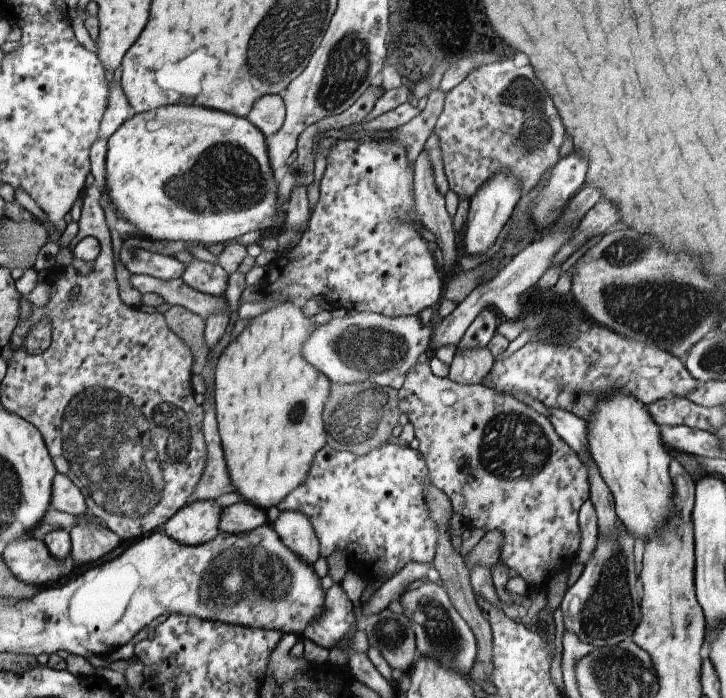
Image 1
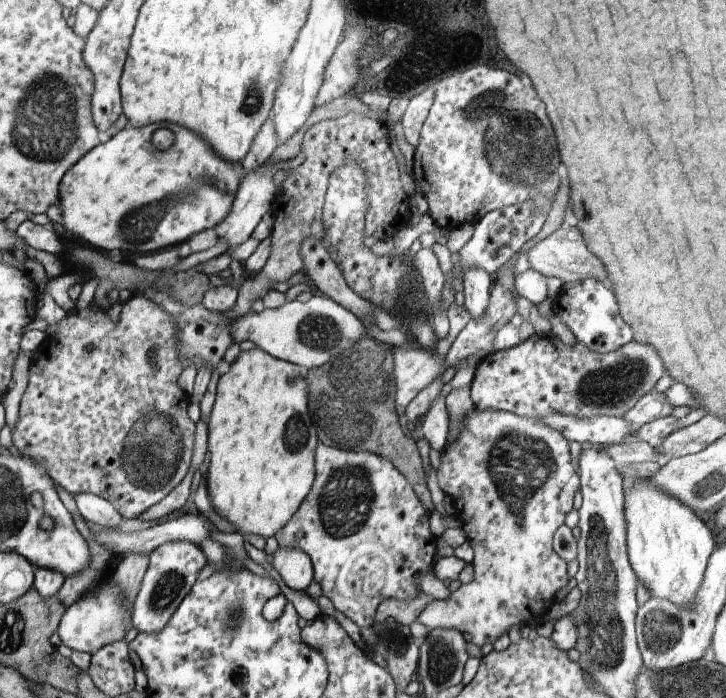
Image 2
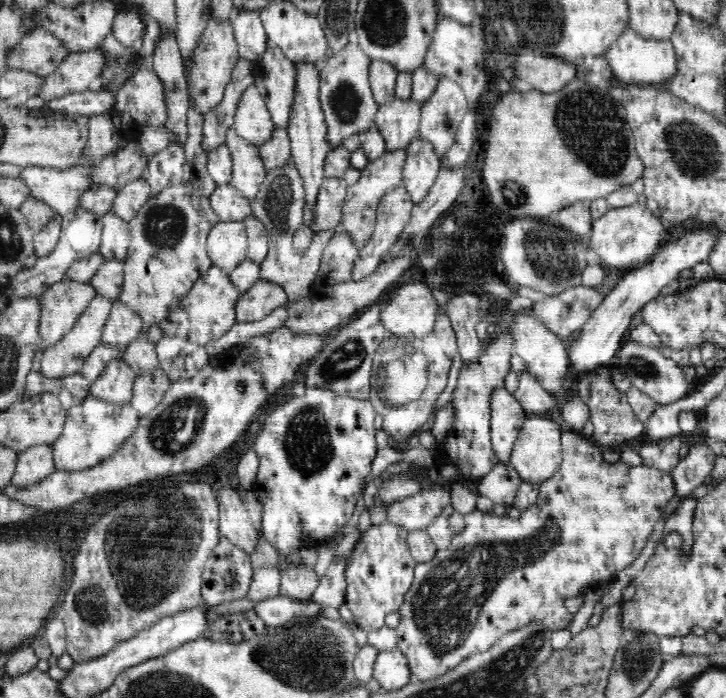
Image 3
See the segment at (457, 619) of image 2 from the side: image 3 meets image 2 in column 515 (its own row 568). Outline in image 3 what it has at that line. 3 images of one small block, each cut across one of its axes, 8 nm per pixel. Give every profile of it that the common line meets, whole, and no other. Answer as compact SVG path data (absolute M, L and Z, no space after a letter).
M564 428L560 443L563 446L563 459L559 469L549 479L540 483L536 503L523 510L520 518L512 520L510 516L498 516L494 511L482 512L478 509L465 514L465 526L461 532L453 536L448 549L438 549L433 559L417 564L413 568L413 584L405 594L404 603L400 606L400 610L397 611L397 614L400 615L400 622L394 629L397 636L397 648L407 658L413 680L432 681L446 674L448 670L452 670L460 661L470 655L487 651L502 635L525 627L528 623L542 622L550 629L550 632L568 628L574 618L574 614L570 613L565 606L568 597L580 597L588 591L602 588L610 582L614 574L630 567L635 560L640 558L640 554L650 540L654 526L656 526L666 503L676 492L672 473L644 464L630 466L620 460L609 464L604 460L604 457L601 457L603 448L599 444L595 444L591 438L580 435L580 432L578 434L578 432L566 428Z

